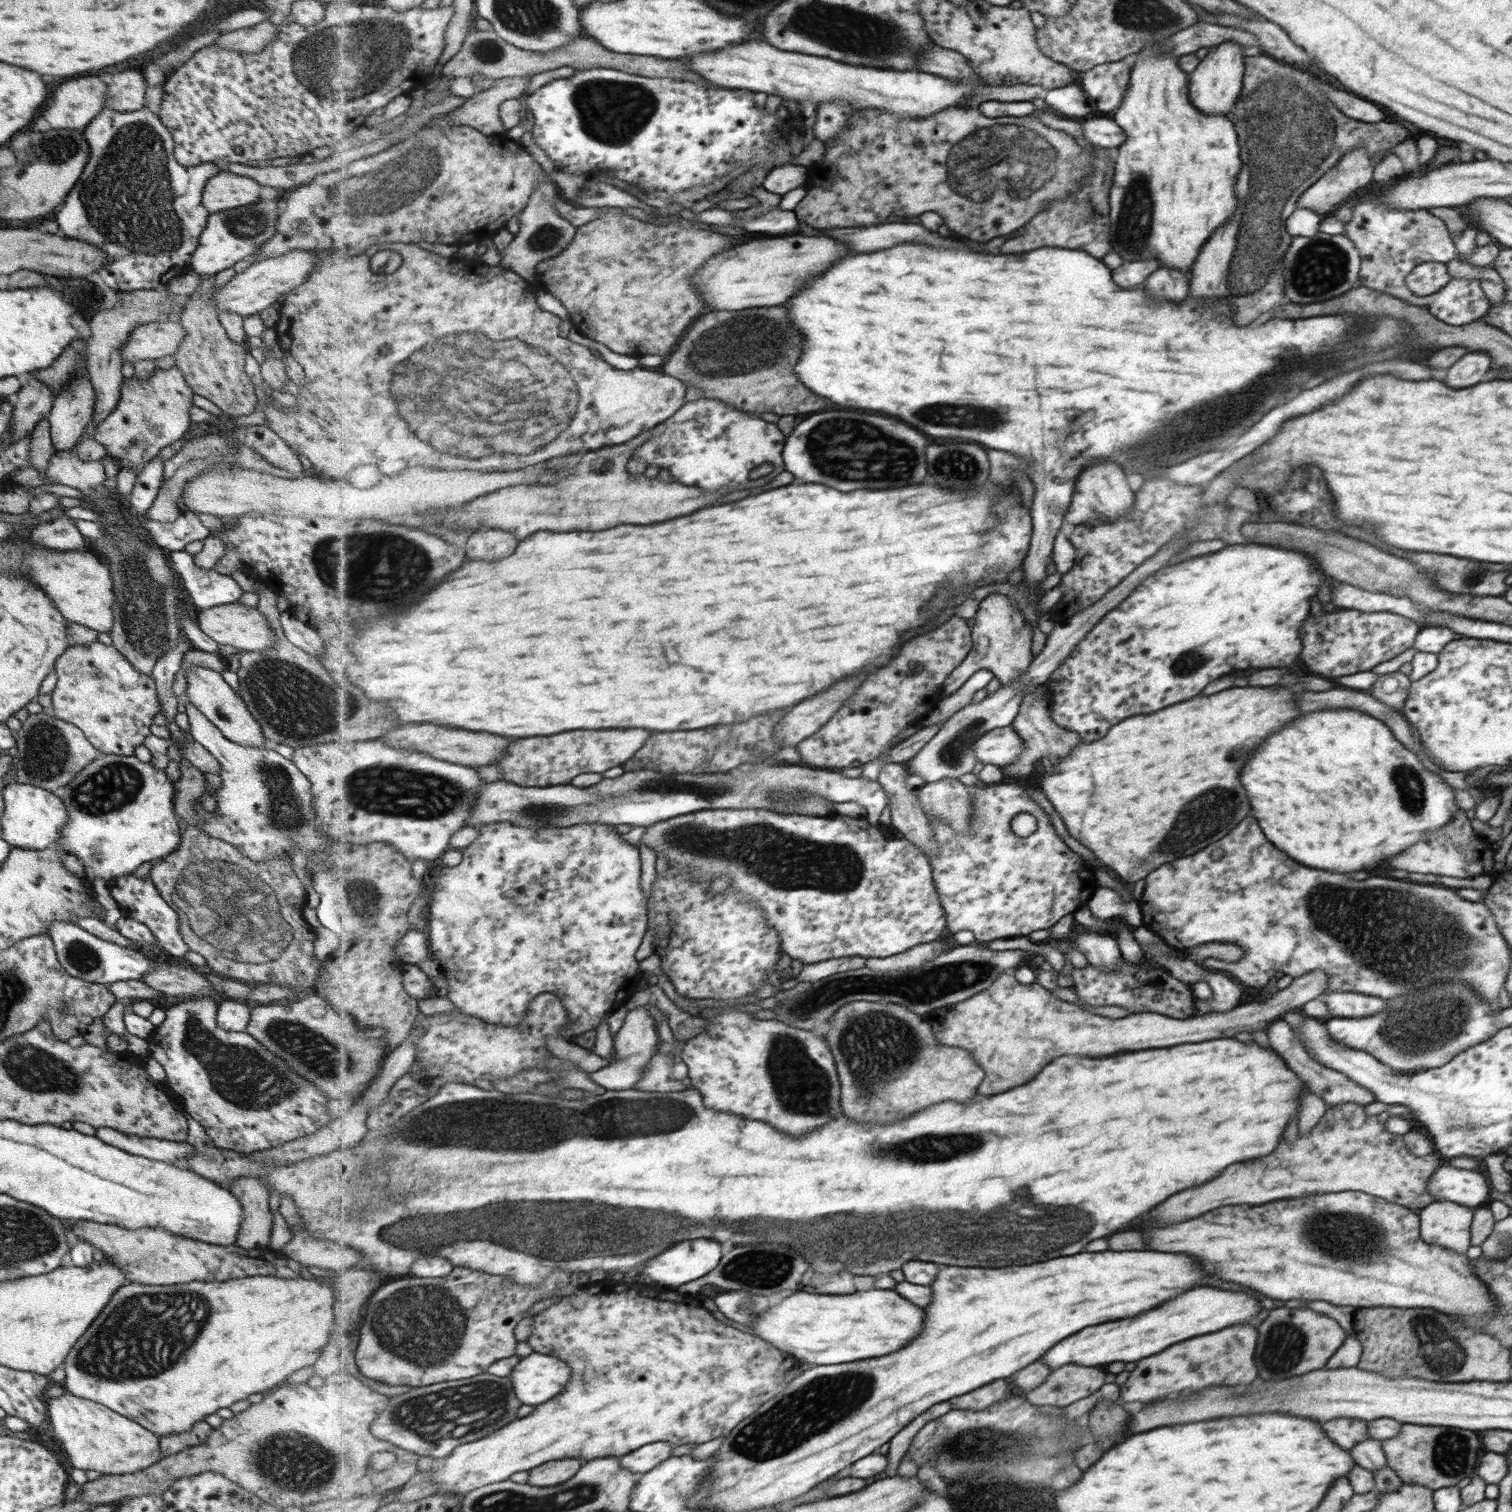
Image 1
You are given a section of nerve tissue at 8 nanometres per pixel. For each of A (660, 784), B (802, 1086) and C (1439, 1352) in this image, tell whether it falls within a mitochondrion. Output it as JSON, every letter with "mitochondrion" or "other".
{"A":"mitochondrion","B":"mitochondrion","C":"mitochondrion"}

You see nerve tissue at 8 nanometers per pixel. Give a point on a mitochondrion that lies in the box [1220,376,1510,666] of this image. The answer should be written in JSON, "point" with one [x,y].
{"point":[1470,578]}

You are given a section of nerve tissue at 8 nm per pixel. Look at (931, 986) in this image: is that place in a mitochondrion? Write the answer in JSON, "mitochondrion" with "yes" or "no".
{"mitochondrion":"yes"}

